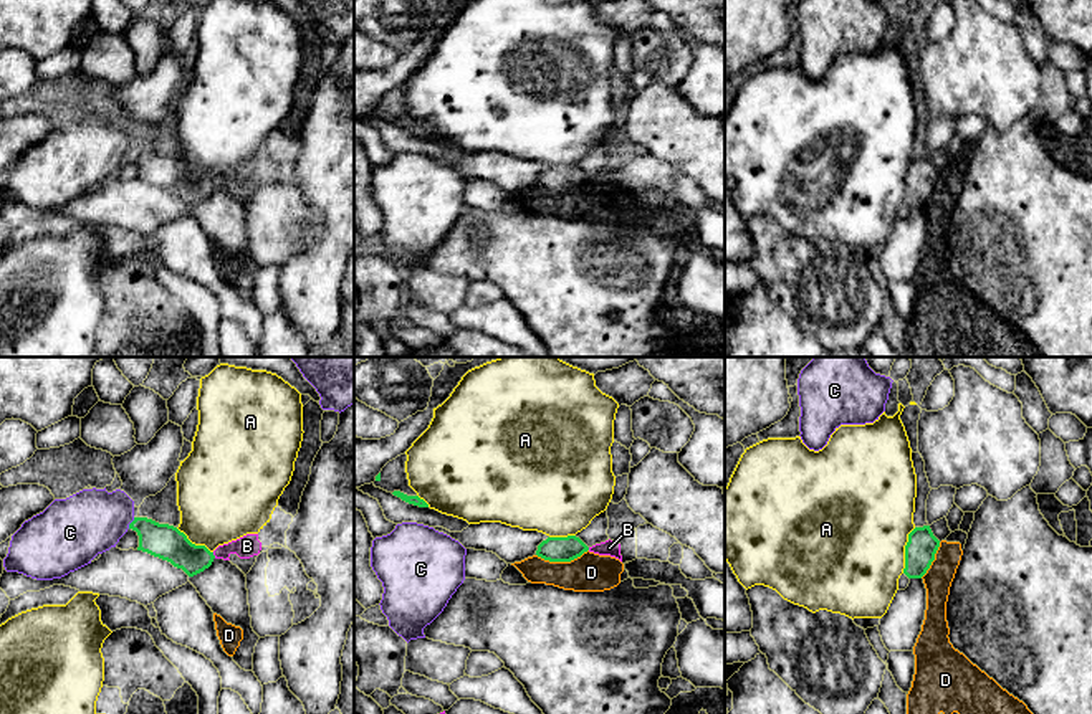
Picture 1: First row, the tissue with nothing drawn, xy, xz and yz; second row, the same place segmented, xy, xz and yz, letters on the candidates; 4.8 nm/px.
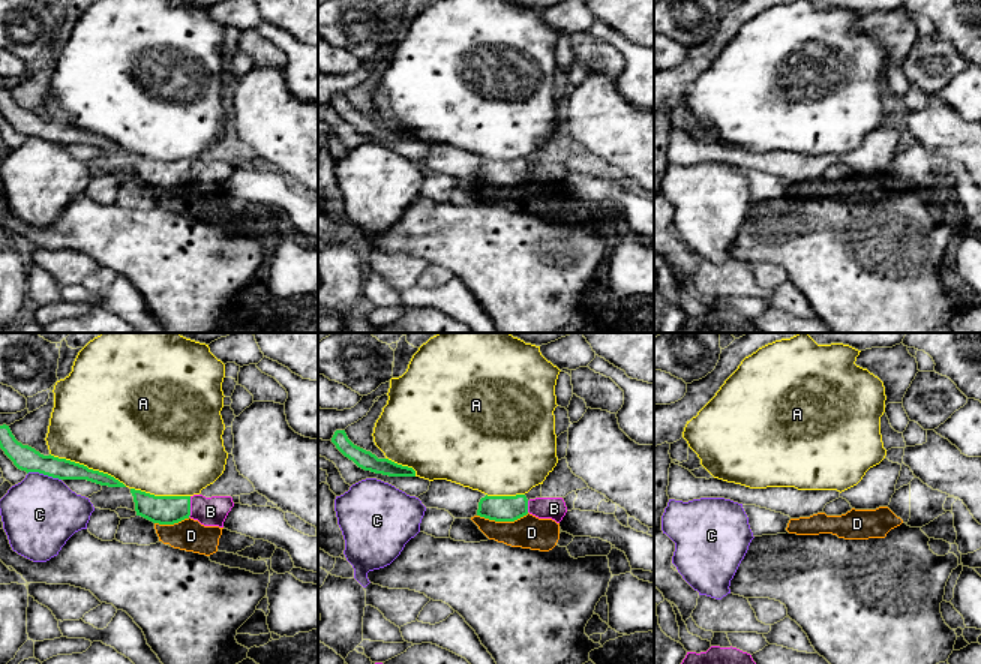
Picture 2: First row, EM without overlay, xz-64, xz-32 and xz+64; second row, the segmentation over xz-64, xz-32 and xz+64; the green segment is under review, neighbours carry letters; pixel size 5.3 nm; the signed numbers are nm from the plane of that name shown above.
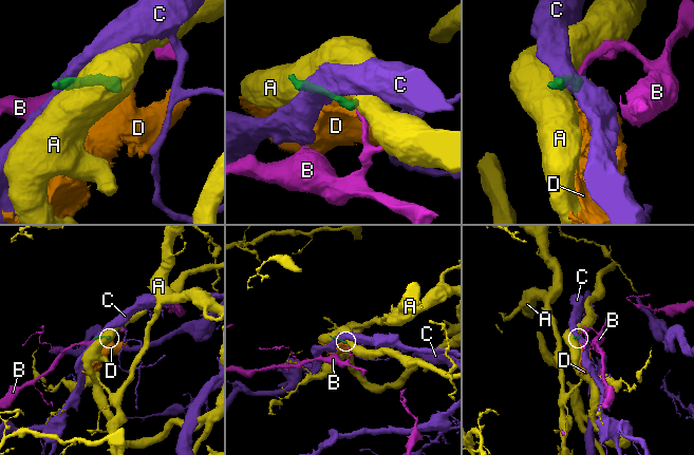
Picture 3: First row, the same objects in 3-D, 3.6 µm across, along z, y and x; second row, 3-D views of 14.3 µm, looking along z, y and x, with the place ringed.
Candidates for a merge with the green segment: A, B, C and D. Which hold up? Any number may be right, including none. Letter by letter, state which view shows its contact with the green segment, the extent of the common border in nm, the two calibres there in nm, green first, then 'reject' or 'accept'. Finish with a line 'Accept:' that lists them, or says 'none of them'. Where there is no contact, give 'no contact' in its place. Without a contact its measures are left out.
A: meets green in yz; contact 240 nm long; 150 nm thick on the green side, 500 nm on the other; reject
B: meets green in xy; contact 40 nm long; 170 nm thick on the green side, 110 nm on the other; reject
C: meets green in xy; contact 70 nm long; 170 nm thick on the green side, 320 nm on the other; reject
D: meets green in xz; contact 260 nm long; 130 nm thick on the green side, 190 nm on the other; reject
Accept: none of them

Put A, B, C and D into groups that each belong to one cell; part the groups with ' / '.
A / B / C / D

